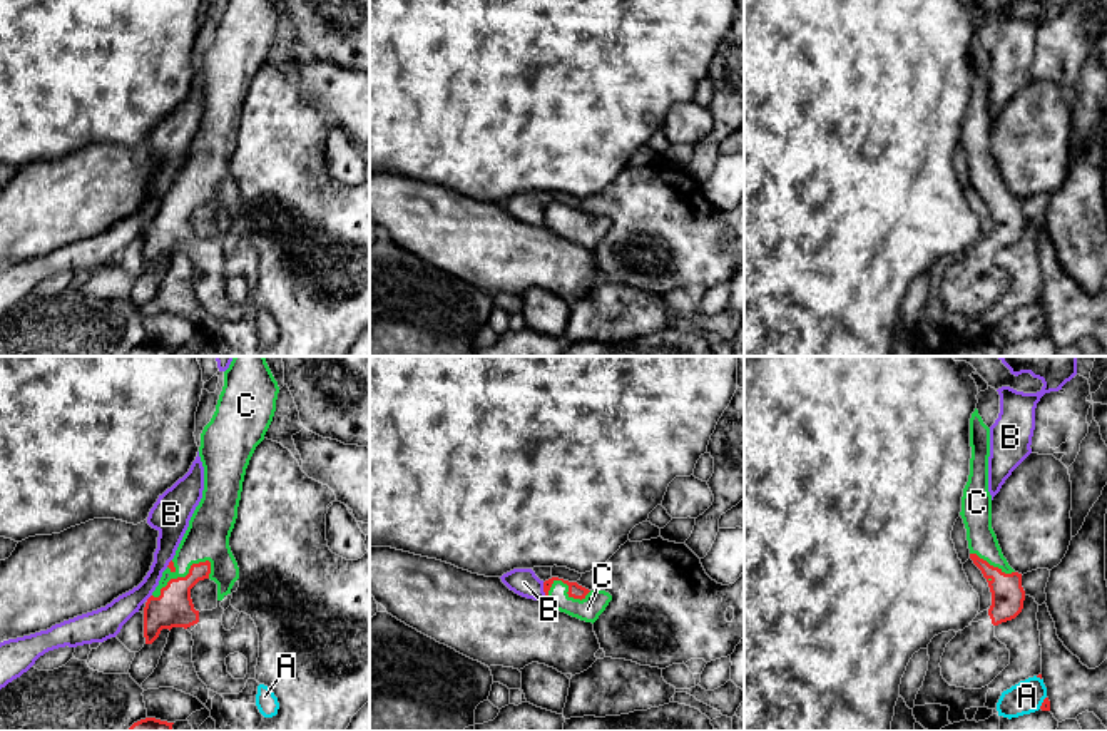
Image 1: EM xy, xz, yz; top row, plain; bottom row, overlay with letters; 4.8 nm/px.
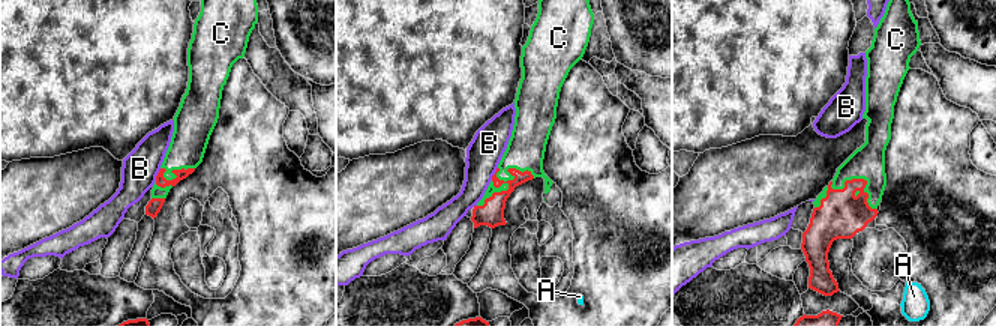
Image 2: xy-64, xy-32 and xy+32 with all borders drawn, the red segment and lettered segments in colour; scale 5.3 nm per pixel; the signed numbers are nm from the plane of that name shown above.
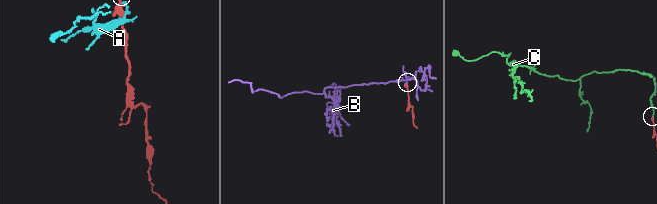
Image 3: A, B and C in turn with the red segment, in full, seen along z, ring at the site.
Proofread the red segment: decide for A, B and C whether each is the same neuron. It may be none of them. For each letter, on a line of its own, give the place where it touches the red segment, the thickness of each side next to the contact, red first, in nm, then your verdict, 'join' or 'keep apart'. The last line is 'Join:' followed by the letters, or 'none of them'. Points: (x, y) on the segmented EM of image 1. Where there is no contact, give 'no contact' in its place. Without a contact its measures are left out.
A: yz (1042, 703) | 50/160 nm | keep apart
B: xz (544, 591) | 70/130 nm | keep apart
C: xy (181, 577) | 180/200 nm | join
Join: C

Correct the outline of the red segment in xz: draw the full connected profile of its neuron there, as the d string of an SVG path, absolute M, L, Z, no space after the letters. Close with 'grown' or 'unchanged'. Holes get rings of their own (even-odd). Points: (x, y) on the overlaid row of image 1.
M552 577L543 582L543 602L585 622L595 622L612 596L605 590L589 590L577 582Z; grown

